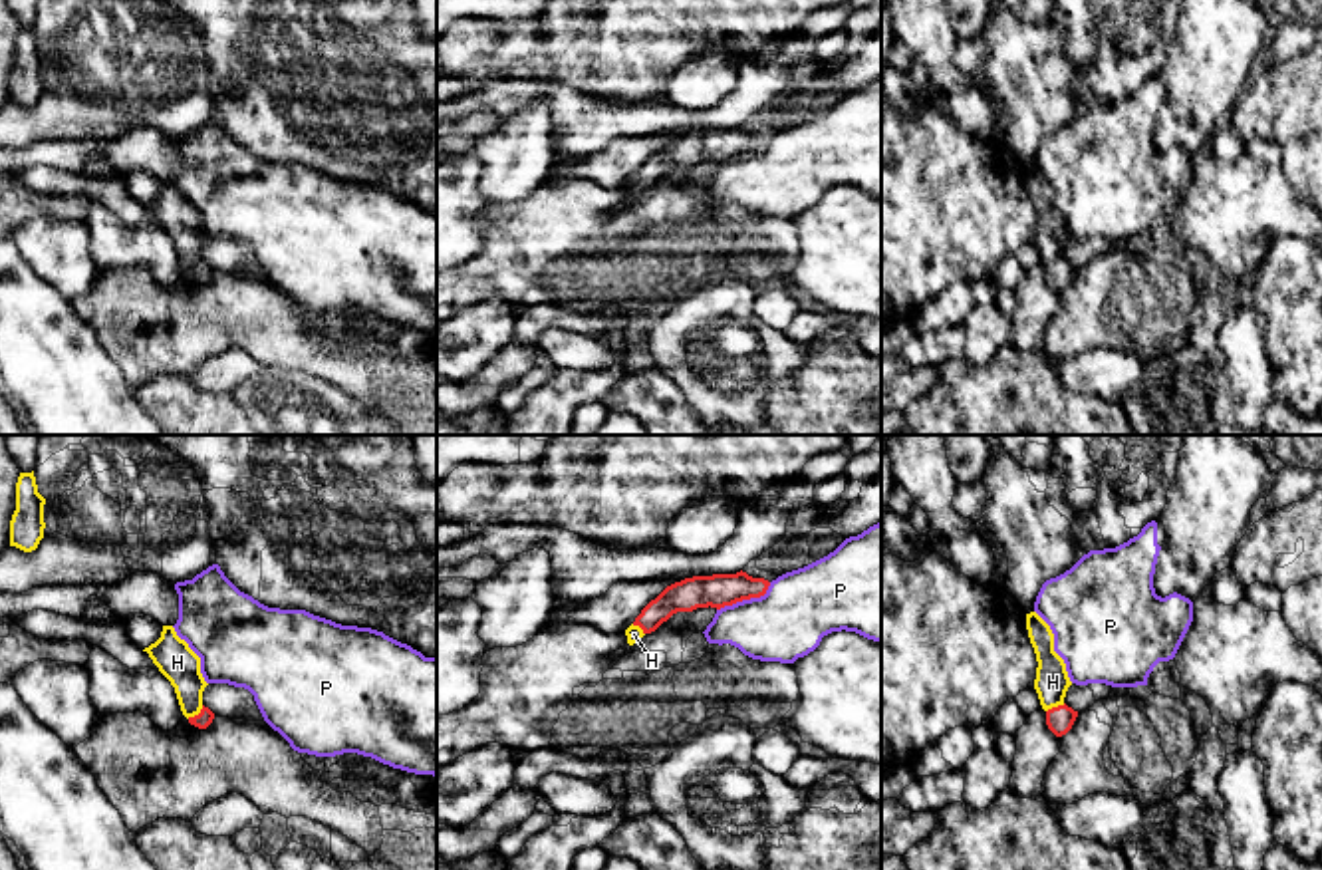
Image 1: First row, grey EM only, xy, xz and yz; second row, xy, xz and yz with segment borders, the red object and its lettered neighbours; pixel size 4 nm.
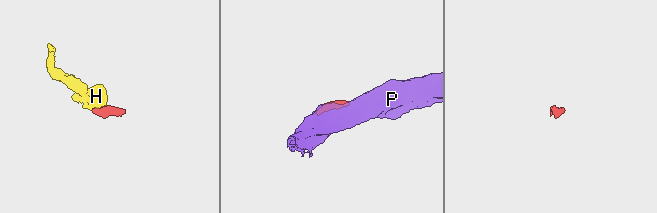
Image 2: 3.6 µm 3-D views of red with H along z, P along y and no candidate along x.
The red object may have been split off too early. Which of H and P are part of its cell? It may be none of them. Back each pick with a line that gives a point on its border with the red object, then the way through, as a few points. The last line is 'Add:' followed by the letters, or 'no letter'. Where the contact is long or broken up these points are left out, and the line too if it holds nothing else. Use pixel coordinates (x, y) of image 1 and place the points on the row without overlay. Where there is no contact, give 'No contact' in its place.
H: Touches red at xy (195, 271). Path across: xy (203, 275), (195, 271), (189, 237), (177, 217)
Add: H

